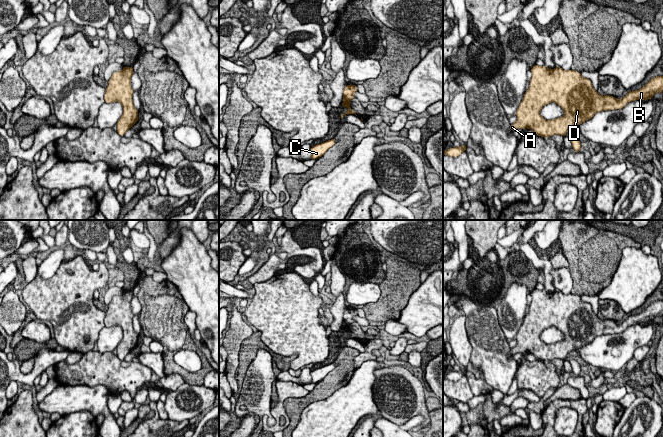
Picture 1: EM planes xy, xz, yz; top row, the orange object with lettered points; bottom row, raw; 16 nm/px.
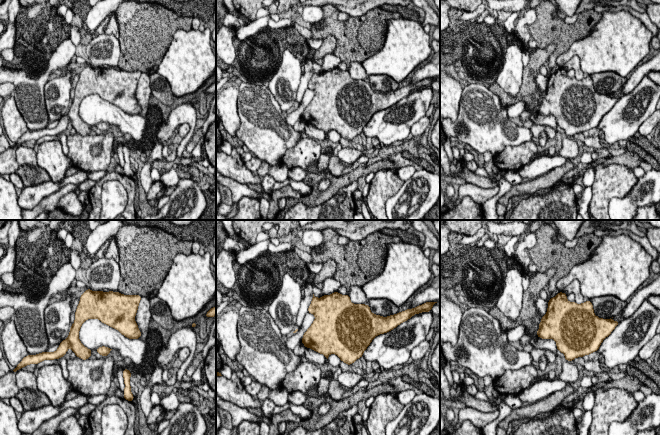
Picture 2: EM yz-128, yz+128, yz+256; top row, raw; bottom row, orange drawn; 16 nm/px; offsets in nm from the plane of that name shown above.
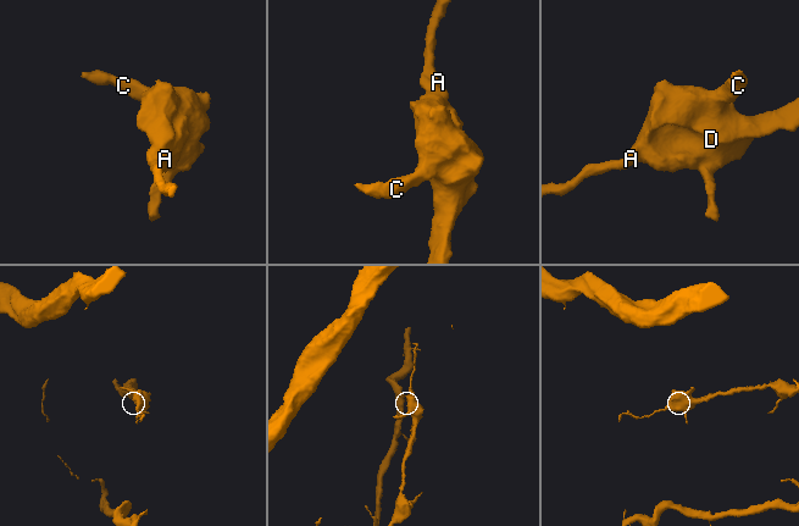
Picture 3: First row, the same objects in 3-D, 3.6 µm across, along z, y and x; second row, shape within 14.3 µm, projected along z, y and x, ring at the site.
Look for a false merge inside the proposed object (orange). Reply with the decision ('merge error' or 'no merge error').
no merge error

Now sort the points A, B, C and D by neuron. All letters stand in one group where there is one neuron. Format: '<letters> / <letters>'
A B C D

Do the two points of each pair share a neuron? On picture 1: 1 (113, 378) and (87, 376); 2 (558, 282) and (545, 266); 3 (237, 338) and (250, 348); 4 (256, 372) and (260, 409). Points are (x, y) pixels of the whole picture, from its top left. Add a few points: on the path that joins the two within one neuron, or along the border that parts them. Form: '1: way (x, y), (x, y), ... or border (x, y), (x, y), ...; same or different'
1: way (107, 376), (93, 376); same
2: border (550, 266), (552, 284), (557, 290); different
3: border (249, 337), (241, 344), (238, 364); different
4: way (257, 381), (257, 400); same

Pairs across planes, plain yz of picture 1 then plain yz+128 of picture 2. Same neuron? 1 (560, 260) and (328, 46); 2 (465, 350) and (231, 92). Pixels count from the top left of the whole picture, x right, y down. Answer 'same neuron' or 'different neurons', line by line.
1: same neuron
2: same neuron

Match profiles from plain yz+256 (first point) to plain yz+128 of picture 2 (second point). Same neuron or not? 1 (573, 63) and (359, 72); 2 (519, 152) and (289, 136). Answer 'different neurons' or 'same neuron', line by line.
1: same neuron
2: different neurons

